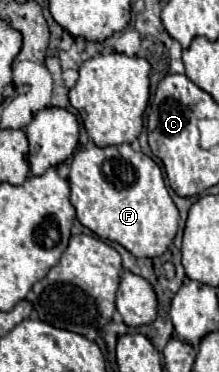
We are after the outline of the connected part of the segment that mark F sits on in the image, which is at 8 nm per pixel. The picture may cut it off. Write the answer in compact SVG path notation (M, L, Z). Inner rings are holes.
M128 143L108 147L84 147L74 153L70 163L70 201L76 207L78 221L96 233L100 239L108 239L124 245L136 257L158 257L164 255L178 231L178 209L168 195L162 169L142 151L134 151Z

